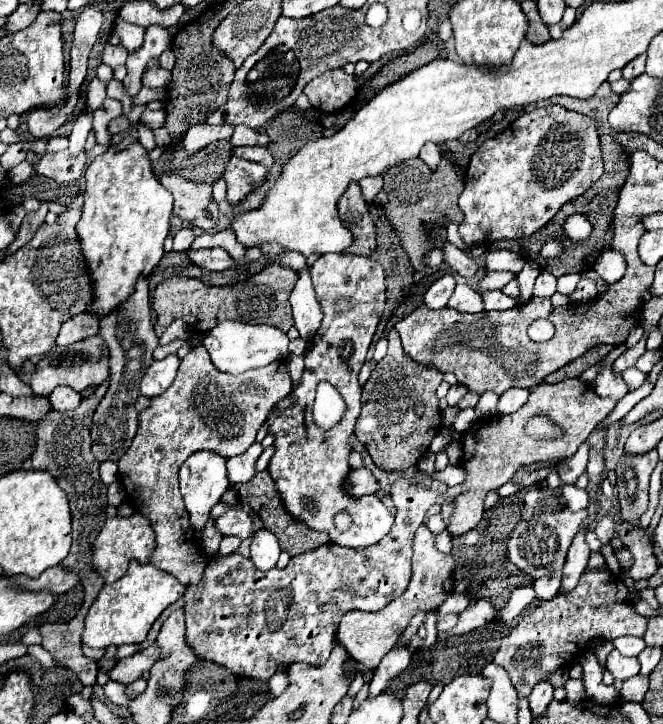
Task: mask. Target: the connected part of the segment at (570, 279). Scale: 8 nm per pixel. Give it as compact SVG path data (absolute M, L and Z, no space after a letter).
M567 274L567 276L557 278L557 290L559 290L561 294L571 294L571 292L575 290L579 278L581 278L581 274Z

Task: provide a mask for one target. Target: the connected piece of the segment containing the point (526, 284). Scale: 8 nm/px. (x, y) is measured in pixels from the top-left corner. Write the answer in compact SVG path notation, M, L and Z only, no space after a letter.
M527 262L525 268L517 274L517 282L519 282L519 298L517 298L517 302L519 304L527 302L533 296L531 290L533 290L533 284L535 284L535 278L537 278L539 270L541 268L539 268L537 262Z

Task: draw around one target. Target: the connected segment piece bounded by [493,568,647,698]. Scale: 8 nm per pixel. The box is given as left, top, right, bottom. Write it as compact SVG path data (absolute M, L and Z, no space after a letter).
M587 570L579 584L575 586L575 590L571 590L569 594L563 596L555 596L547 602L541 602L539 608L531 610L527 616L523 616L519 620L519 624L501 640L501 648L495 654L495 664L503 666L509 672L509 678L519 694L519 698L529 696L531 688L543 680L543 676L551 670L563 668L563 666L571 666L573 664L573 656L579 658L589 644L589 638L601 638L601 640L615 640L619 636L643 636L645 628L647 628L647 618L639 616L629 602L617 602L615 600L615 590L617 590L617 580L619 576L611 574L609 570Z

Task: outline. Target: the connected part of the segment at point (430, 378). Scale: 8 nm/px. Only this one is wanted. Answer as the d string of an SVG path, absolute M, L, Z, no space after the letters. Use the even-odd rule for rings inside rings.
M397 330L389 332L389 350L363 386L361 416L355 426L359 442L365 444L377 468L385 472L409 470L417 466L417 462L427 454L431 438L441 430L441 410L435 396L441 380L441 372L413 362L403 352ZM417 402L423 402L425 406L425 412L421 416L415 412Z

